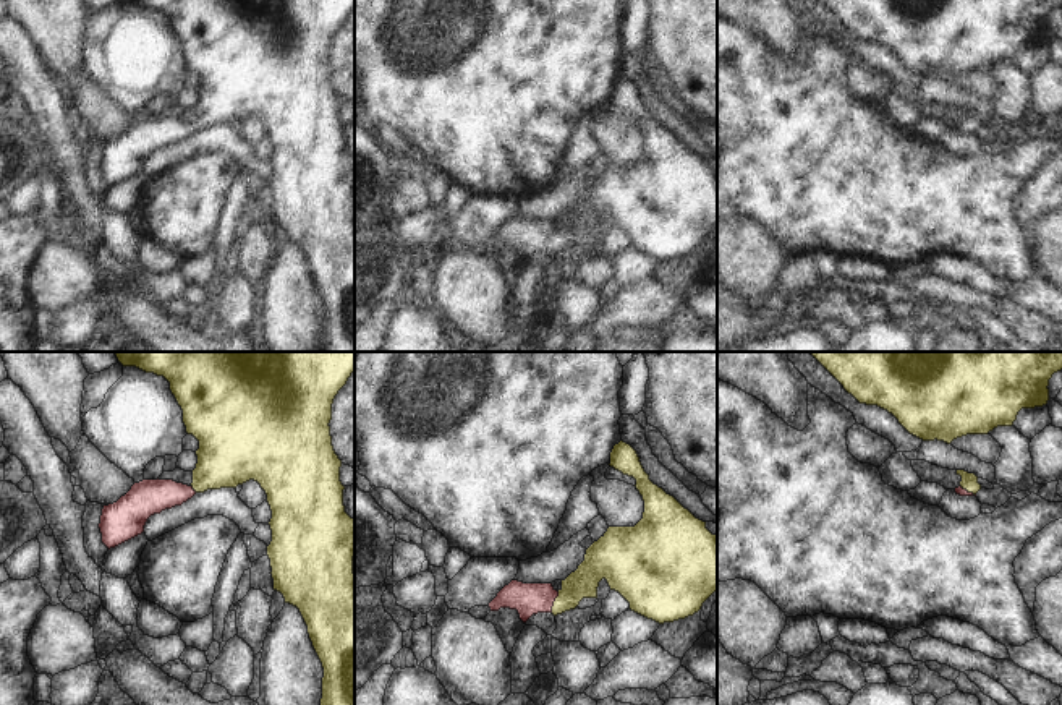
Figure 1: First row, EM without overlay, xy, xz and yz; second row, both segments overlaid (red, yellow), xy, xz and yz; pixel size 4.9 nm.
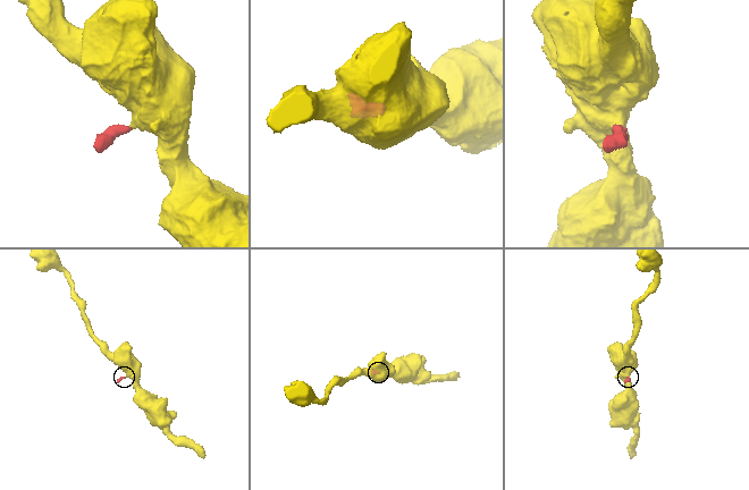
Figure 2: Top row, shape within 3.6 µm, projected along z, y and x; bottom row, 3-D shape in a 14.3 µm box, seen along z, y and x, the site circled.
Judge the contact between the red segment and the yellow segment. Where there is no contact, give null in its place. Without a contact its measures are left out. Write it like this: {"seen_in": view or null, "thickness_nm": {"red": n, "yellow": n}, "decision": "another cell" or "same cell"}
{"seen_in": "xz", "thickness_nm": {"red": 160, "yellow": 150}, "decision": "same cell"}

